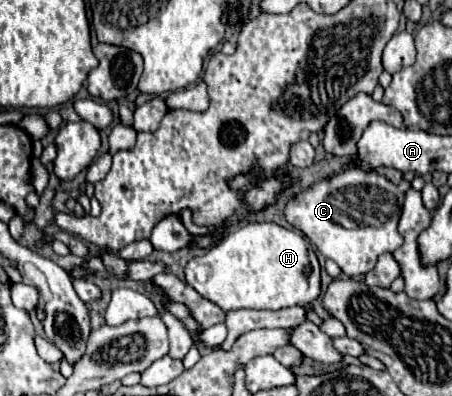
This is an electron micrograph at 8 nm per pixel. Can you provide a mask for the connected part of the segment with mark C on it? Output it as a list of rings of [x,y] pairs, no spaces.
[[[345,170],[331,180],[321,180],[291,198],[285,208],[287,222],[301,230],[325,258],[337,262],[349,278],[367,274],[381,254],[393,252],[403,244],[403,236],[397,232],[399,216],[397,186],[385,176],[365,170]]]

